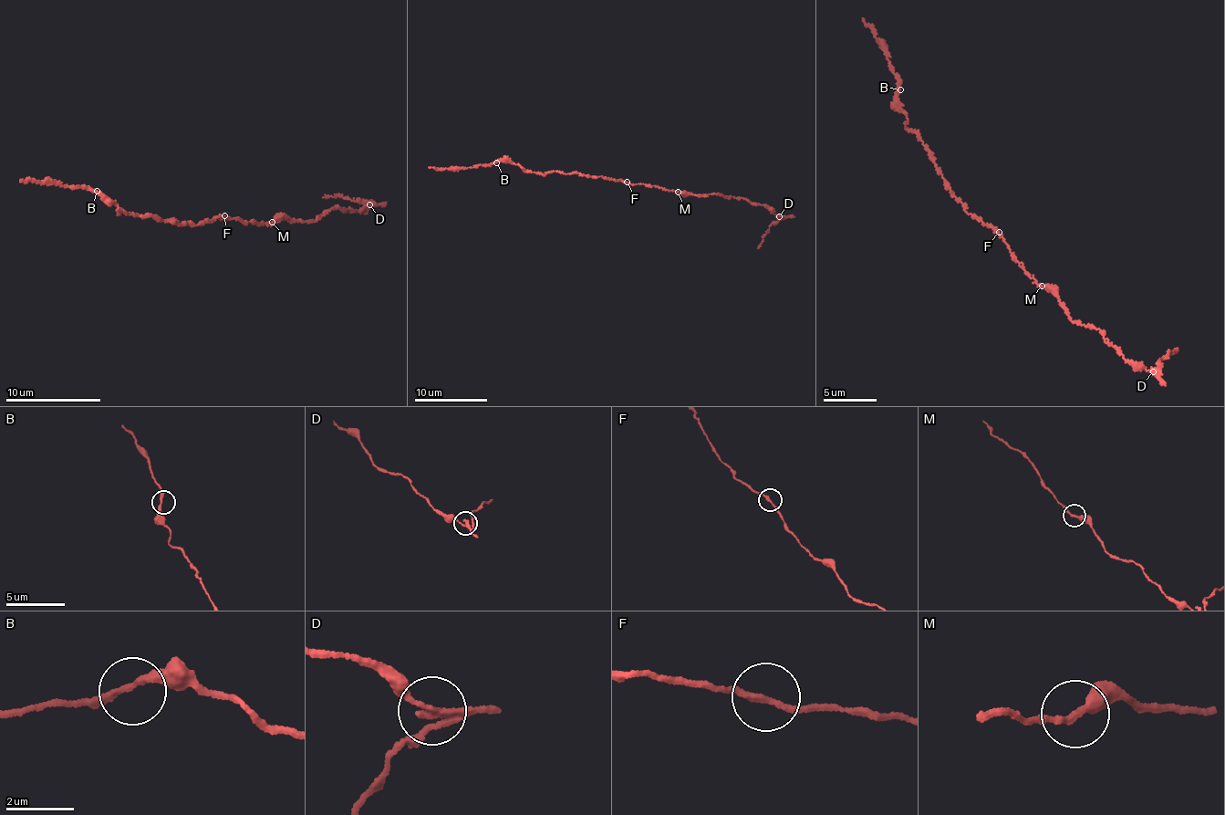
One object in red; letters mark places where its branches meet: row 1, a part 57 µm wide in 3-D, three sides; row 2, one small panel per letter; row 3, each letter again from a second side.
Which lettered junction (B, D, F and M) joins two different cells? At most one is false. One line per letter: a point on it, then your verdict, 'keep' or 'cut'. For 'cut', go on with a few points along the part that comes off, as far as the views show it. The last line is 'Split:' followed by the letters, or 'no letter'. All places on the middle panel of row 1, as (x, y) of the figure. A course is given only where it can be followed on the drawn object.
B: (496, 162) | keep
D: (779, 216) | cut | (780, 216), (758, 248)
F: (627, 182) | keep
M: (678, 192) | keep
Split: D

